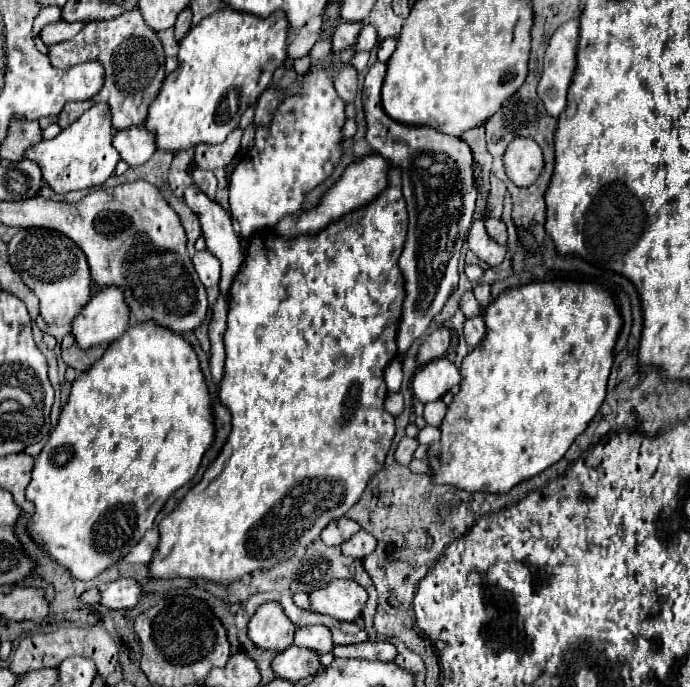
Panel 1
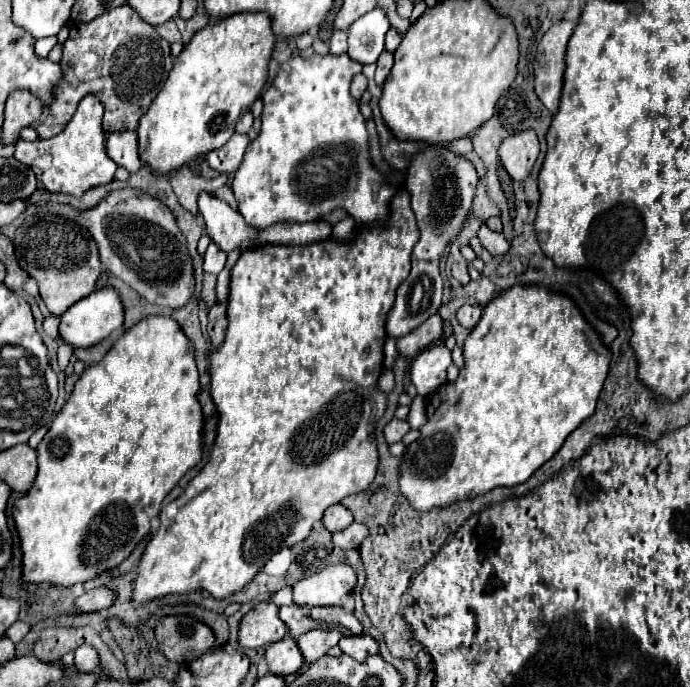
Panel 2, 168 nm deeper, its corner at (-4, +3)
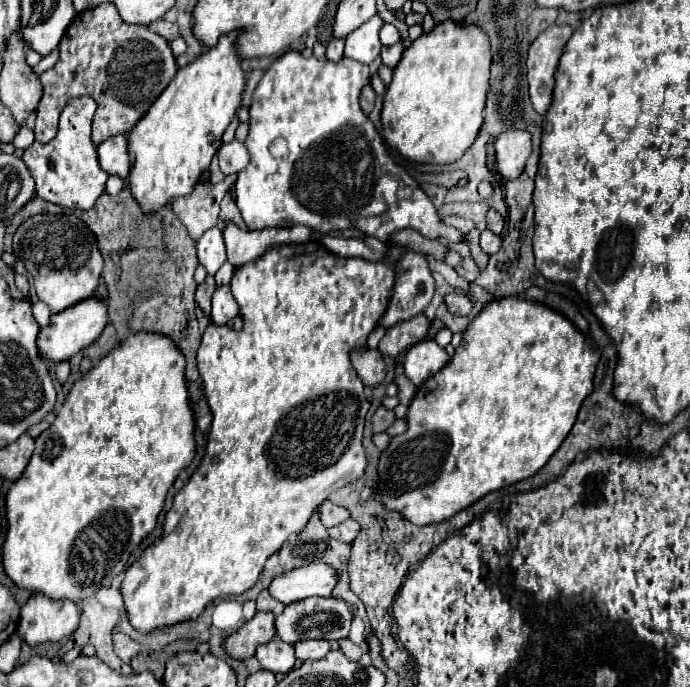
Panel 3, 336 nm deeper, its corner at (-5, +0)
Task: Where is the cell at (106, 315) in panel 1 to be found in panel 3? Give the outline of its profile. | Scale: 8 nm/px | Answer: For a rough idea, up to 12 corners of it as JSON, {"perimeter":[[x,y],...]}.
{"perimeter":[[96,297],[50,315],[38,351],[68,361],[94,343],[108,323]]}

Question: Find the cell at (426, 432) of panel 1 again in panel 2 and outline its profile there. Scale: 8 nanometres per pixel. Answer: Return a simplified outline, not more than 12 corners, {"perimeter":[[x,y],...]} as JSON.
{"perimeter":[[425,398],[411,404],[409,426],[419,430],[425,424]]}

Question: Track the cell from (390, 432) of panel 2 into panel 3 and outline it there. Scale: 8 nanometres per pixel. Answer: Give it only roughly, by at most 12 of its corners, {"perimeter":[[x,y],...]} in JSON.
{"perimeter":[[380,405],[372,415],[372,431],[386,431],[394,411]]}

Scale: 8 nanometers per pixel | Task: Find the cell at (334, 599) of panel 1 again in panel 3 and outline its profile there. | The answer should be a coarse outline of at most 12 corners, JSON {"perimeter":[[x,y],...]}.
{"perimeter":[[310,563],[276,575],[268,593],[288,605],[332,595],[334,567]]}

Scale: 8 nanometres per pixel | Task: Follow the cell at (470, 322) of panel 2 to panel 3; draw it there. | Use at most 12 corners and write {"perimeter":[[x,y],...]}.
{"perimeter":[[462,293],[446,295],[444,303],[452,315],[468,315],[470,299]]}

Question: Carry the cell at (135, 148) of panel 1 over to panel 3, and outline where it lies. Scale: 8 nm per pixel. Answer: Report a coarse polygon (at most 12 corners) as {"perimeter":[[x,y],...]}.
{"perimeter":[[124,135],[98,145],[98,163],[108,175],[130,171]]}

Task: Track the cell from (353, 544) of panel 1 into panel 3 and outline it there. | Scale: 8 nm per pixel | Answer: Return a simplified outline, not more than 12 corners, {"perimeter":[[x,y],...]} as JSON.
{"perimeter":[[354,519],[328,529],[332,539],[352,543],[360,525]]}

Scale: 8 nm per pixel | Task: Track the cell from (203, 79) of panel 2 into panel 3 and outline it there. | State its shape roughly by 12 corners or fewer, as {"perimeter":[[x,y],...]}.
{"perimeter":[[234,33],[178,69],[128,135],[156,213],[208,171],[236,117]]}

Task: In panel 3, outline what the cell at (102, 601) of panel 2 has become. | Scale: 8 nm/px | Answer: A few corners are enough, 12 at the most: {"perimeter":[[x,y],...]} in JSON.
{"perimeter":[[32,593],[16,633],[28,645],[70,637],[76,603]]}

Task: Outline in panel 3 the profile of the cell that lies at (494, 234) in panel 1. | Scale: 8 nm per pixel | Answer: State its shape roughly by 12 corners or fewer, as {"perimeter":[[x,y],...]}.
{"perimeter":[[488,209],[486,225],[492,233],[502,233],[504,217]]}

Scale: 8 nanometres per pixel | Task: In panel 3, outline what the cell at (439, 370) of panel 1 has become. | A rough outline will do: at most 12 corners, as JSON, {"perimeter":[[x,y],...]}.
{"perimeter":[[434,339],[408,349],[404,373],[422,385],[438,373],[448,353]]}

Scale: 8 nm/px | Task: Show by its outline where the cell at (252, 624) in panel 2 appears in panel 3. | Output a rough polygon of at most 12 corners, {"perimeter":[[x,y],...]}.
{"perimeter":[[256,613],[222,643],[246,661],[276,635],[274,613]]}

